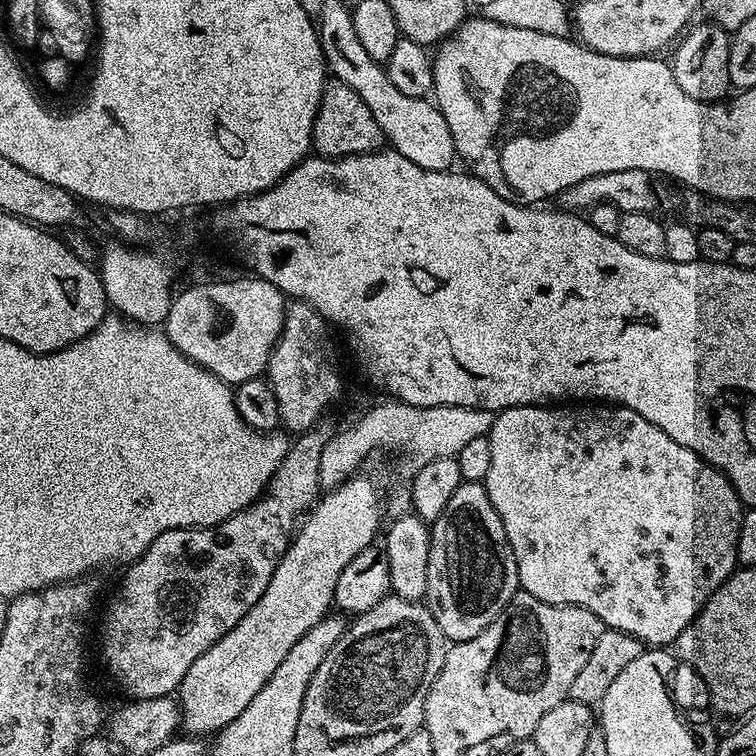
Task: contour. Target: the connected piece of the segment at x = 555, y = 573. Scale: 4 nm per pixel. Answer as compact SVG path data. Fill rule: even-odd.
M584 402L579 406L523 404L495 413L487 438L490 442L490 470L486 470L482 483L494 510L498 510L498 518L502 518L510 550L514 550L520 588L534 598L547 604L569 604L590 610L590 614L604 623L605 629L628 632L645 646L672 646L682 630L686 630L686 626L690 626L704 609L704 603L716 593L718 586L727 582L736 571L738 530L745 514L739 494L732 483L716 468L711 468L698 453L686 450L686 446L678 446L670 434L662 434L662 430L658 430L654 422L646 422L642 414L608 402Z

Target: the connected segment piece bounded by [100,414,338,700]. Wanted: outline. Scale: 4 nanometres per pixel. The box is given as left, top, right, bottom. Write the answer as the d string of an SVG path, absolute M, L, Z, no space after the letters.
M328 414L321 416L310 428L299 433L295 437L296 440L293 439L289 443L288 452L282 458L282 462L278 462L278 470L274 470L274 474L260 499L243 508L238 514L226 518L226 522L217 524L215 528L166 530L166 534L158 534L158 538L154 538L154 542L150 542L147 550L138 559L127 565L125 572L128 573L121 578L120 585L117 586L116 593L113 594L112 601L109 602L108 609L104 612L104 629L100 632L100 656L104 659L104 668L112 675L113 682L125 692L125 697L145 700L159 696L172 696L179 689L182 678L186 678L186 670L190 670L190 666L194 666L194 662L198 662L198 658L202 658L202 654L206 654L206 650L210 650L210 646L214 646L214 642L218 642L226 633L234 630L234 626L238 626L238 622L254 607L258 598L262 598L266 586L270 586L270 578L274 574L274 570L280 565L281 558L284 557L289 544L292 542L298 521L317 503L318 497L321 495L320 463L322 462L322 450L326 446L326 442L330 442L330 438L336 435L338 431L338 424L335 424L330 416Z

